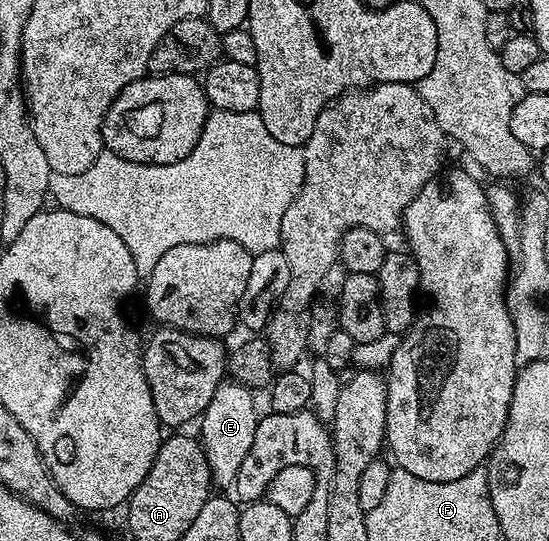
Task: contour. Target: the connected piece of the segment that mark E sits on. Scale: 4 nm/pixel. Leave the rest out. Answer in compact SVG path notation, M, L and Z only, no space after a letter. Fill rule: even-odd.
M225 381L214 393L210 405L198 420L200 432L198 438L204 449L204 456L210 465L213 484L217 488L231 488L238 477L238 469L242 469L242 461L246 461L246 453L250 453L250 445L254 445L254 433L258 422L256 403L252 400L253 392L235 381Z

